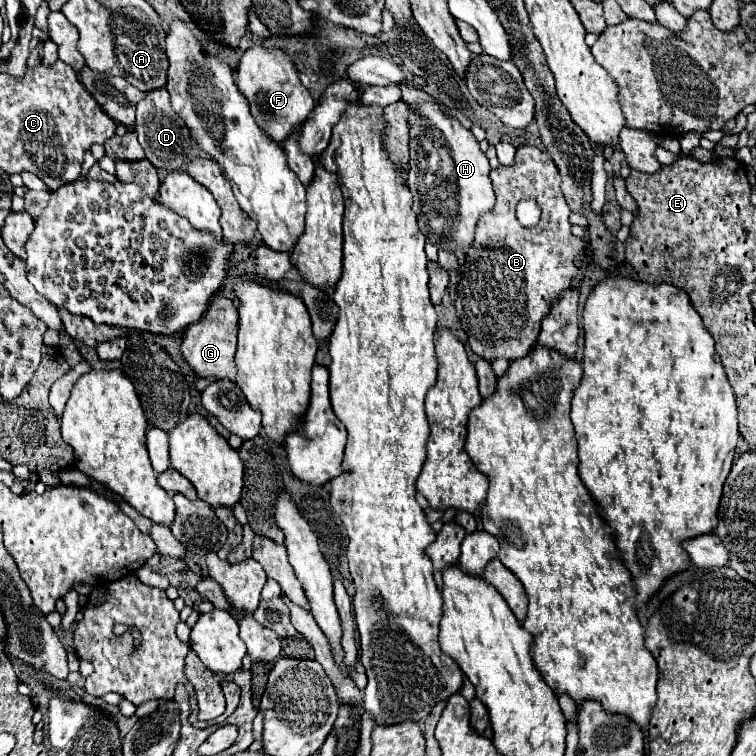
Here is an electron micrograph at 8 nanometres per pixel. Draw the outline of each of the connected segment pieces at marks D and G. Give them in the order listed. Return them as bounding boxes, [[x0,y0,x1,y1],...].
[[134,87,192,171],[182,297,238,379]]

